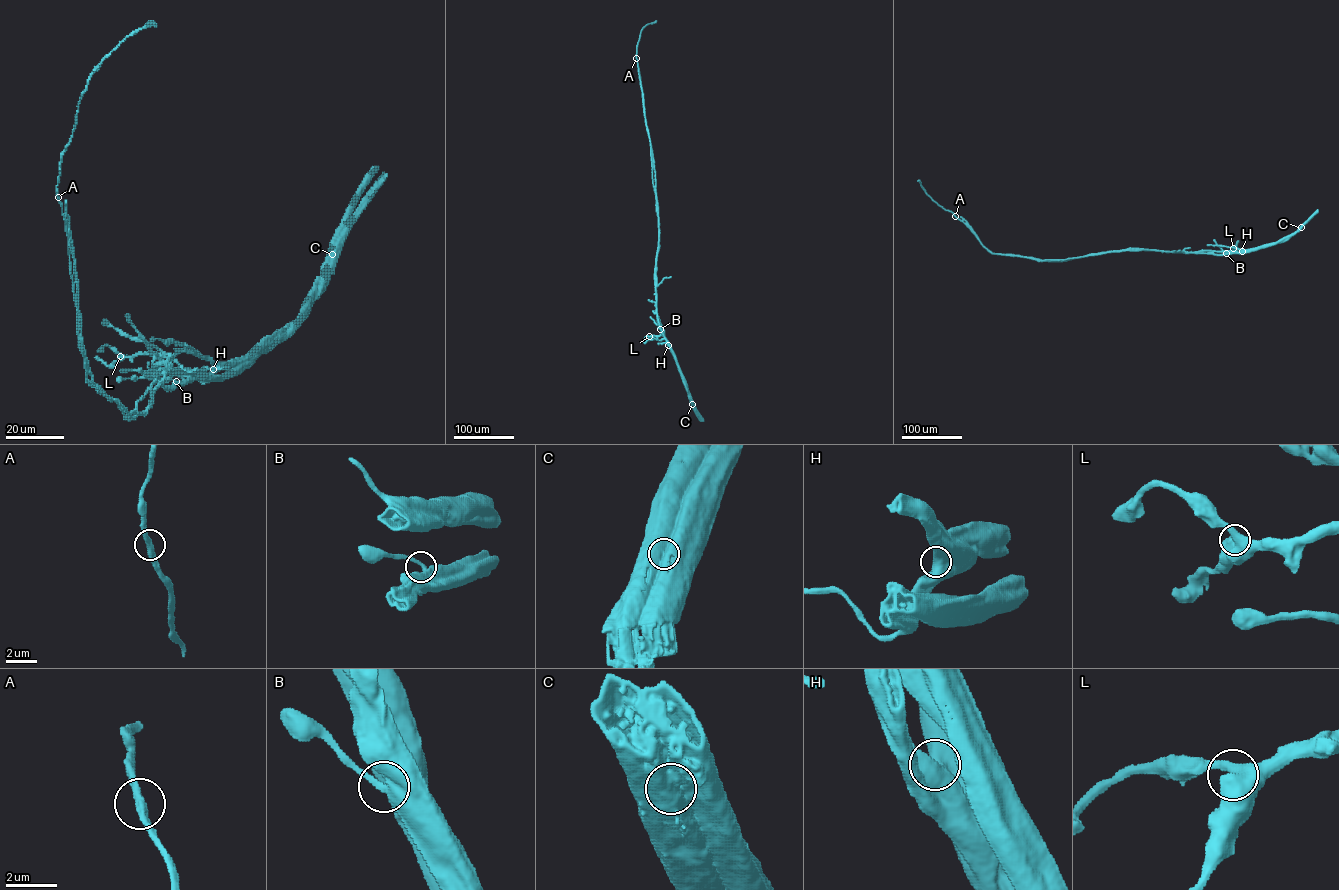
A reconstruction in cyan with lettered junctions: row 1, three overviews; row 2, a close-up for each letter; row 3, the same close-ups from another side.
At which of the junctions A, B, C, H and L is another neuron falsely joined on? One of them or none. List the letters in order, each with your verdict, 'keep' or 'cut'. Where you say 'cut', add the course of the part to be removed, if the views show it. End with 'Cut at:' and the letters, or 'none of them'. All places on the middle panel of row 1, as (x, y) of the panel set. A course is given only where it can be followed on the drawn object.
A: keep
B: keep
C: cut; foreign part runs (692, 403), (675, 356), (660, 328), (656, 307), (658, 217), (636, 56), (641, 30), (656, 20)
H: keep
L: keep
Cut at: C

